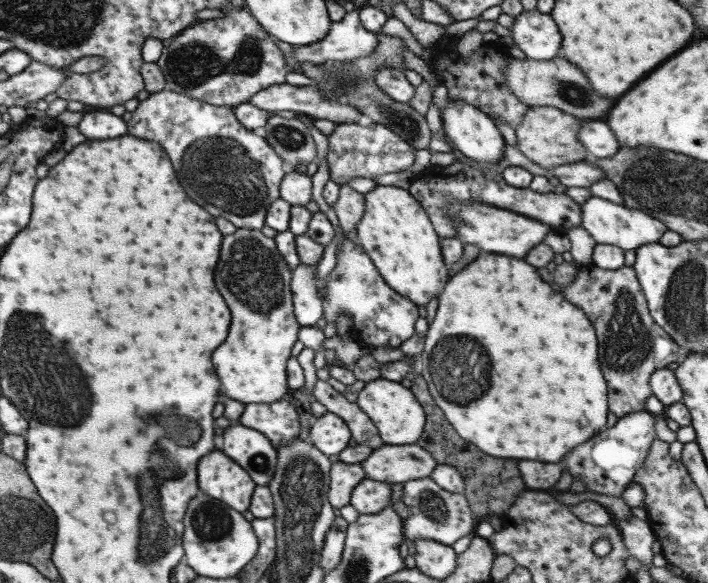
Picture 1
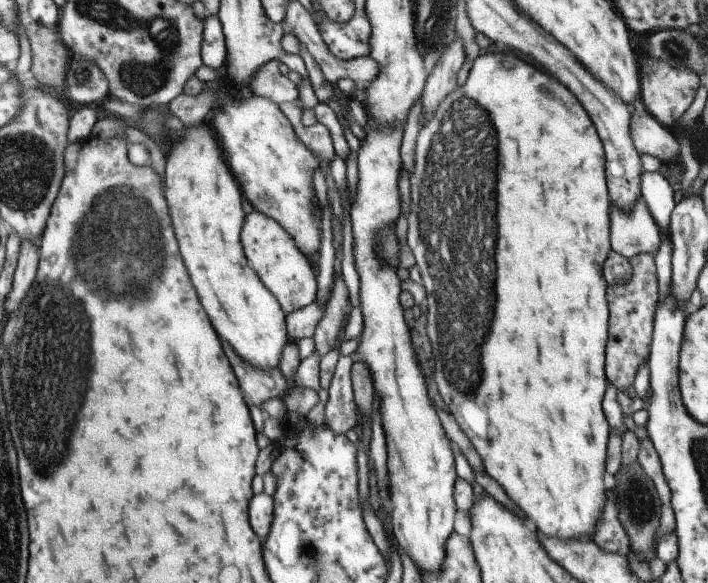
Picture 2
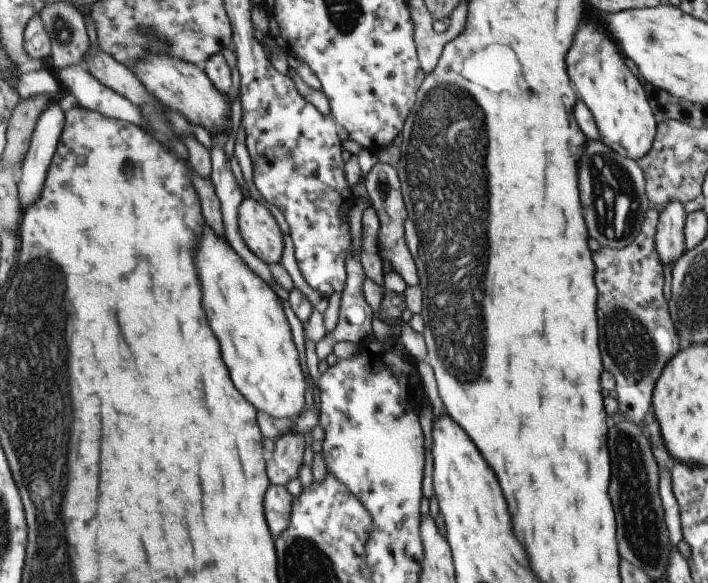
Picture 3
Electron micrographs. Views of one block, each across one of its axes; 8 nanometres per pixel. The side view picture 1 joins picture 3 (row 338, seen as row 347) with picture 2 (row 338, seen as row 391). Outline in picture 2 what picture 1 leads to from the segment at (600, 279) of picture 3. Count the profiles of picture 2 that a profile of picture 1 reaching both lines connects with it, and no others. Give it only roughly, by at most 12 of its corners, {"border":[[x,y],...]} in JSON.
{"border":[[655,257],[629,260],[608,286],[606,378],[633,386],[649,355],[658,302]]}

